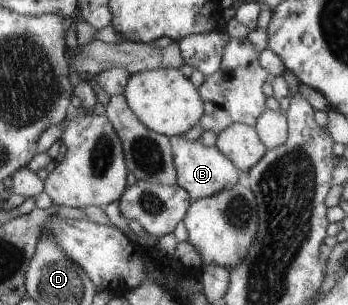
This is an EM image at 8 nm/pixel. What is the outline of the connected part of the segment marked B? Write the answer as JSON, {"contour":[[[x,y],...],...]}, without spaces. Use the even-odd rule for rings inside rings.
{"contour":[[[179,136],[169,137],[172,147],[173,161],[177,170],[177,185],[185,188],[191,194],[191,201],[203,197],[218,195],[230,187],[236,187],[244,171],[240,171],[232,160],[228,159],[216,146],[208,147],[199,140],[186,140]]]}

